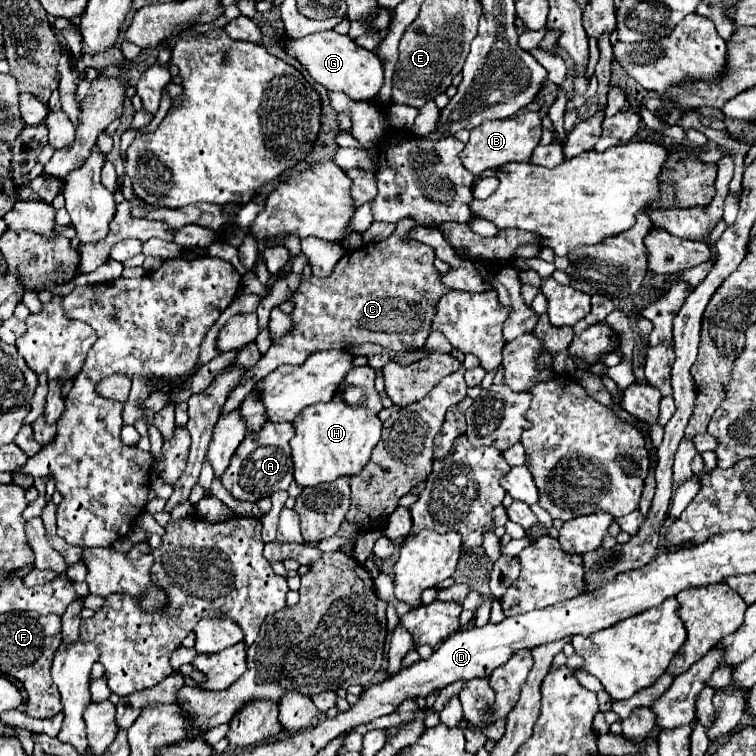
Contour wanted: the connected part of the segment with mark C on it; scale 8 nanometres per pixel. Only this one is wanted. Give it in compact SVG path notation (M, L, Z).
M403 217L387 239L367 247L367 251L347 251L331 275L303 277L297 291L289 297L295 303L290 314L295 325L293 333L275 341L259 363L243 373L239 385L243 387L247 381L257 383L283 363L299 365L321 349L361 343L379 343L393 351L423 347L435 305L449 289L439 281L439 271L433 267L433 247L407 237L415 227L411 217Z

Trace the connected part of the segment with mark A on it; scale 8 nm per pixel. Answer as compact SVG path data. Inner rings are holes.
M265 423L257 435L247 435L235 451L231 465L223 473L225 489L241 501L259 501L271 497L275 491L287 491L293 483L293 461L289 441L295 437L293 423Z

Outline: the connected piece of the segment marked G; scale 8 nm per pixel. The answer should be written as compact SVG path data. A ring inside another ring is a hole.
M321 31L297 41L285 39L285 47L293 57L301 61L309 75L329 91L341 91L355 101L371 101L383 87L381 59L373 51L359 47L349 35L339 35L337 31Z

